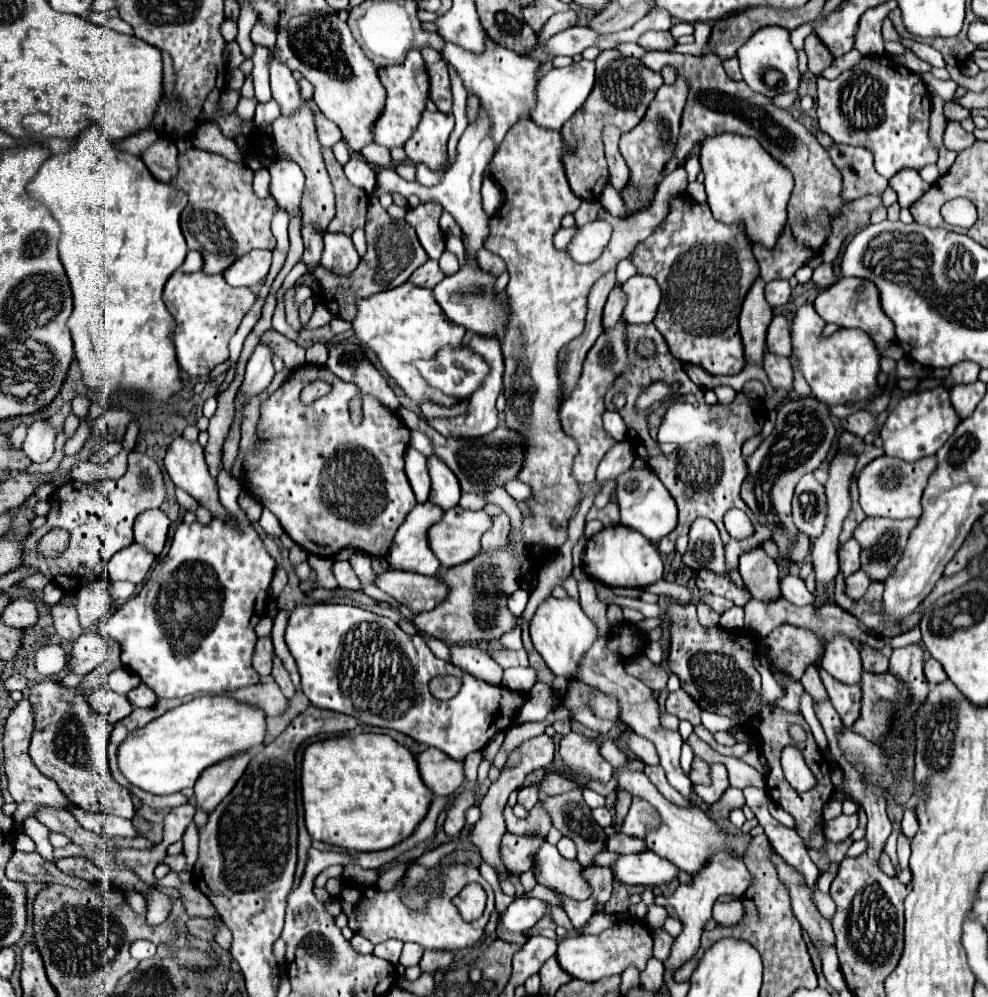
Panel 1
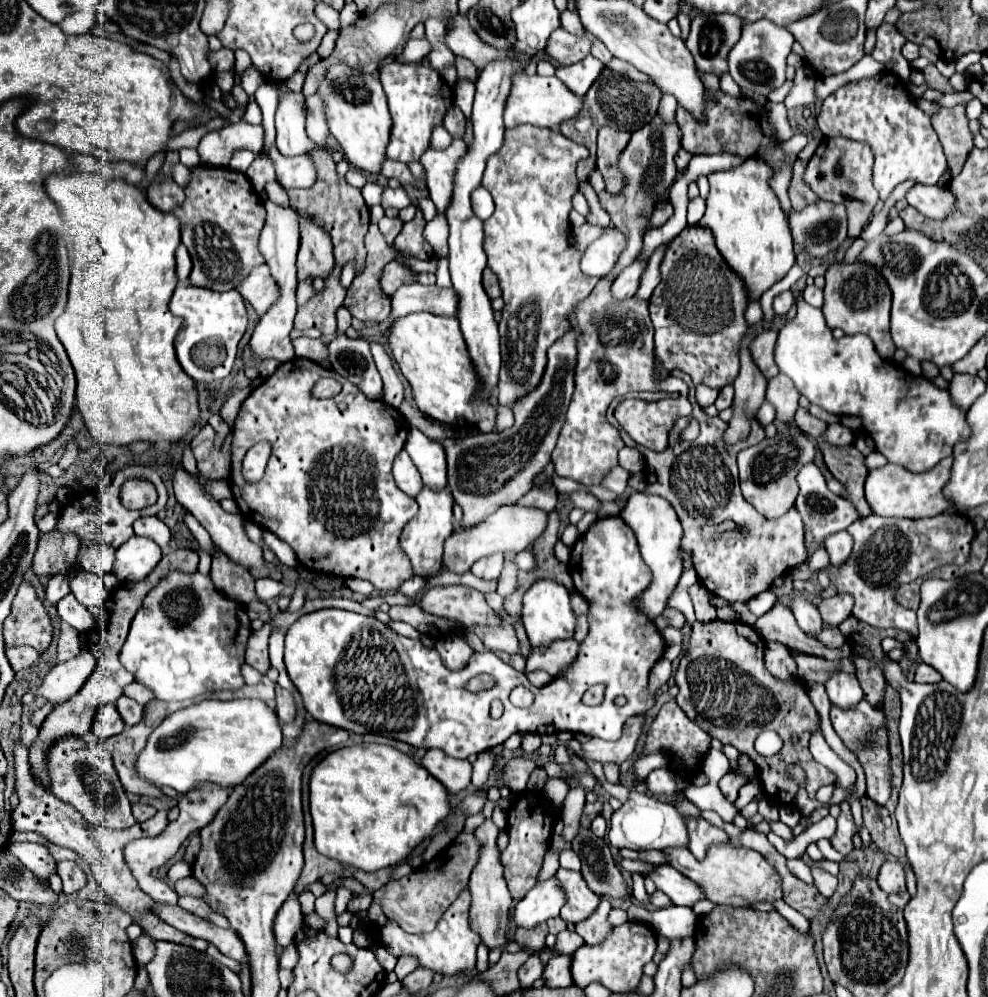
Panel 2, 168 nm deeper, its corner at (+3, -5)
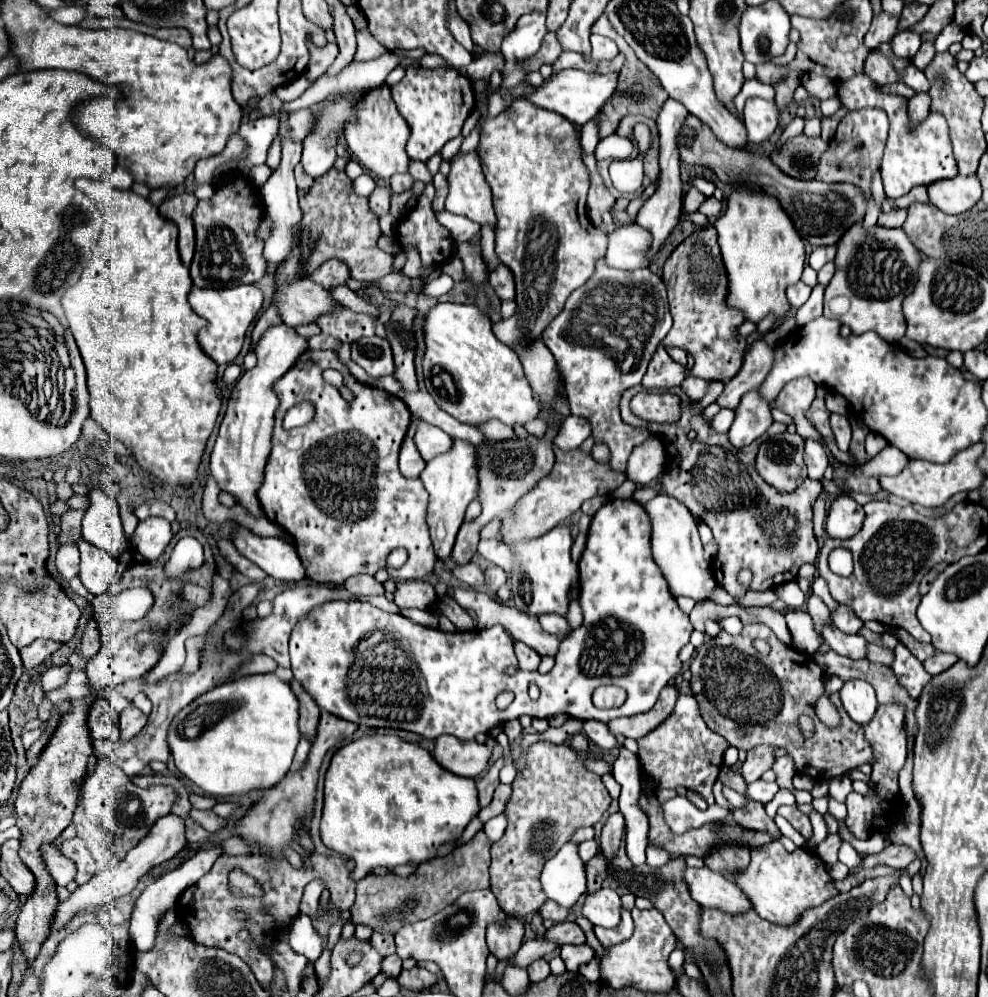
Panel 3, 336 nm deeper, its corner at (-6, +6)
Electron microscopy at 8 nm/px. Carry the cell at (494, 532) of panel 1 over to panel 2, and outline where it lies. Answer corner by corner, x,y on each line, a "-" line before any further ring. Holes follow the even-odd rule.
496,554
496,556
490,556
490,558
482,558
478,562
474,562
474,566
470,568
470,572
478,578
484,578
484,580
496,580
500,576
500,570
502,570
502,554

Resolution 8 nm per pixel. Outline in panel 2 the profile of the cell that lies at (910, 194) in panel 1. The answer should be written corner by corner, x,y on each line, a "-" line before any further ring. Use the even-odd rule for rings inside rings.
914,184
906,192
906,200
920,214
934,220
944,220
956,206
956,198
954,194
950,194
950,188
946,184
944,186

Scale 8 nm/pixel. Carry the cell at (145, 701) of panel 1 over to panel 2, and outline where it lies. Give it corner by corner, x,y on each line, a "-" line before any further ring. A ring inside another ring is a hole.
120,696
116,702
116,708
118,708
118,714
122,716
122,720
126,722
126,726
134,726
142,720
142,706
136,704
128,696

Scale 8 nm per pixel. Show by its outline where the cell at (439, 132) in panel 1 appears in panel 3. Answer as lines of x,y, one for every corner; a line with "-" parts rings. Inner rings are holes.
477,151
455,155
451,159
451,171
449,171
447,181
449,181
449,195
447,195
447,201
445,201
447,211
465,215
465,217
469,217
471,221
475,221
479,225
489,223
489,225
495,227
495,213
493,213
493,203
491,203
491,187
485,181

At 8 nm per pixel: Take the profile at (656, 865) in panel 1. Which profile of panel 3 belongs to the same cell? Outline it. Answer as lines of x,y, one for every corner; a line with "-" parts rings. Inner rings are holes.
687,867
683,879
689,887
691,897
701,907
721,907
721,911
727,911
731,915
751,909
751,901
723,873
711,871
709,867

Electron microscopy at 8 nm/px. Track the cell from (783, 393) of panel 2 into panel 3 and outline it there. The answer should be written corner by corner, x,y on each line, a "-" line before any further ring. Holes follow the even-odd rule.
799,377
799,379
789,381
781,389
777,399
773,401
773,407
787,413
793,419
793,423
797,427
797,433
801,437
805,437
805,439
813,437
815,439
819,433
815,431
815,427
805,417
813,399
815,399
815,383
807,377

